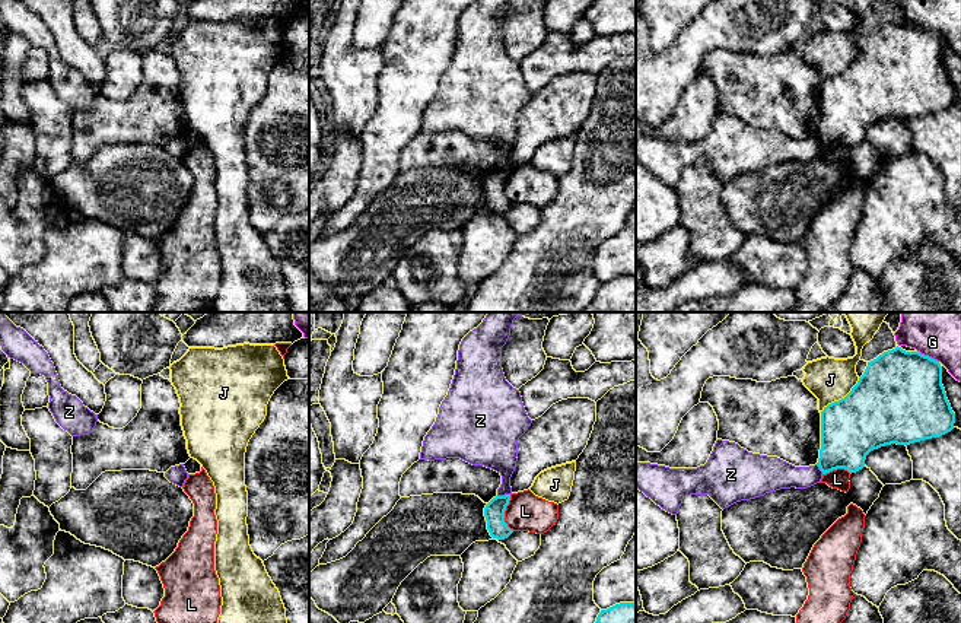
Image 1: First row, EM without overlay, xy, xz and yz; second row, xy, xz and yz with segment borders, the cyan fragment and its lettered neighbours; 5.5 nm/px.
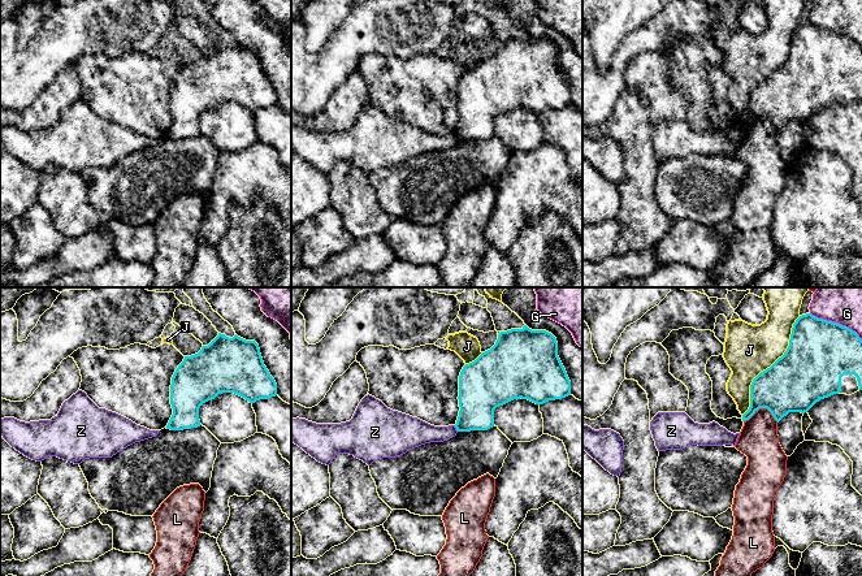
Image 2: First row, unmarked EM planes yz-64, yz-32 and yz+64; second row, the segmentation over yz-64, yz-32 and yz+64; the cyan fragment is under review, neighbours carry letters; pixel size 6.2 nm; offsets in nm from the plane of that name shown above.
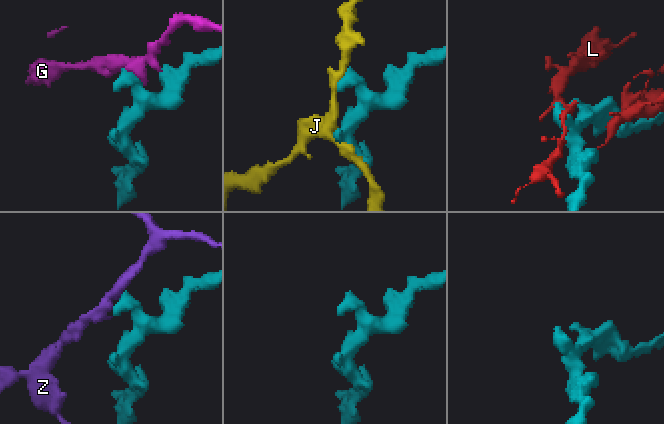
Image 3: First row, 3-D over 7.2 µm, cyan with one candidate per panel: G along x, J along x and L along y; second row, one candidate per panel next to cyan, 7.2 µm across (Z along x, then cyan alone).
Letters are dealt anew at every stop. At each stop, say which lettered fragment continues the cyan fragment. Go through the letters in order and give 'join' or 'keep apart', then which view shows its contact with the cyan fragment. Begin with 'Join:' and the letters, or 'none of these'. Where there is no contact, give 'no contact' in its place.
Join: none of these
G: keep apart; contact in yz
J: keep apart; contact in yz
L: keep apart; contact in xz
Z: keep apart; contact in xz

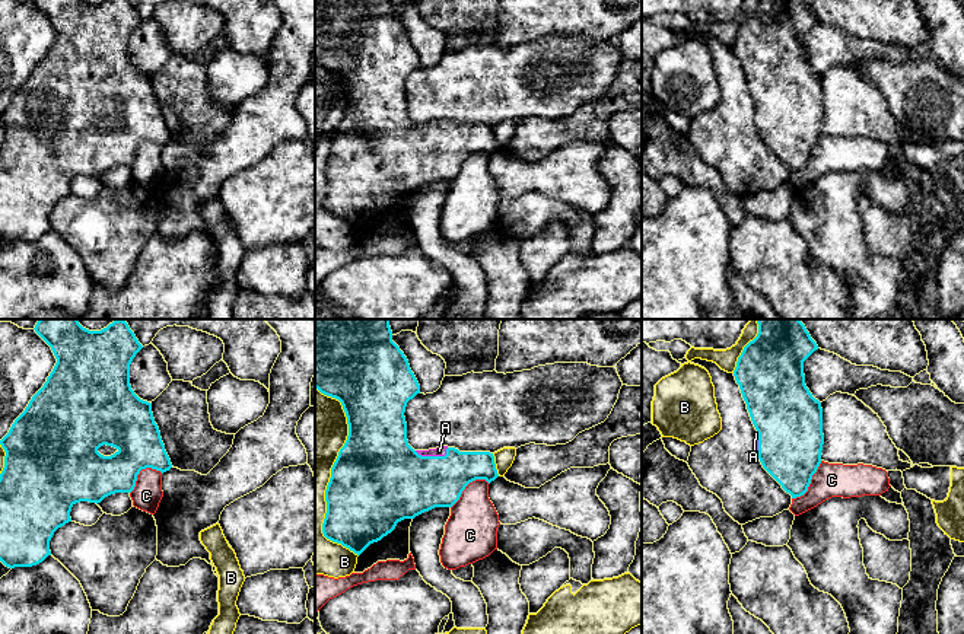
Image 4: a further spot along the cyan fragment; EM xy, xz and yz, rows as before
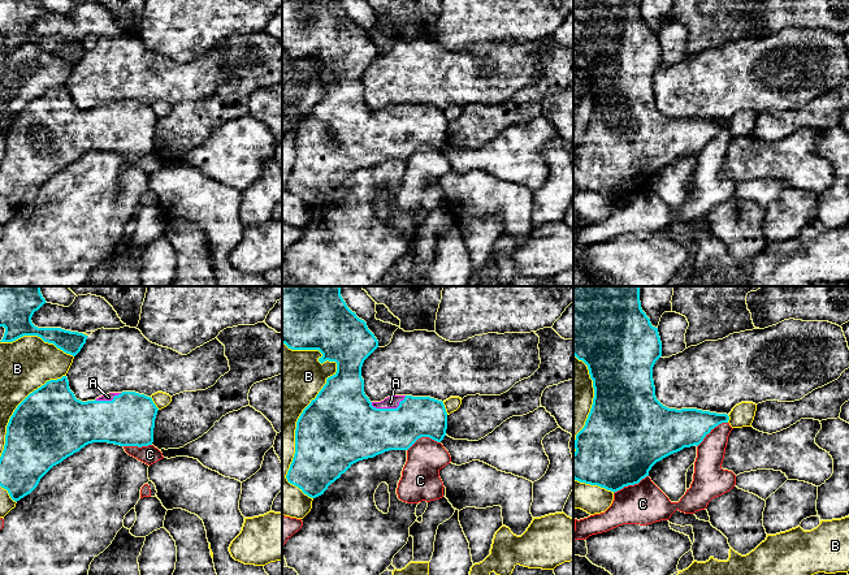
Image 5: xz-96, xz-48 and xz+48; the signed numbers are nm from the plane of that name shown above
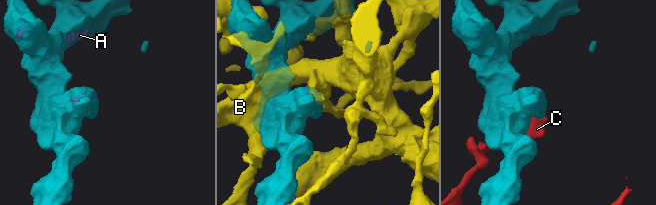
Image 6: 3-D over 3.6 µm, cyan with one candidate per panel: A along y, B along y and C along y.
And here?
Join: A
A: join; contact in xz
B: keep apart; contact in yz
C: keep apart; contact in yz

